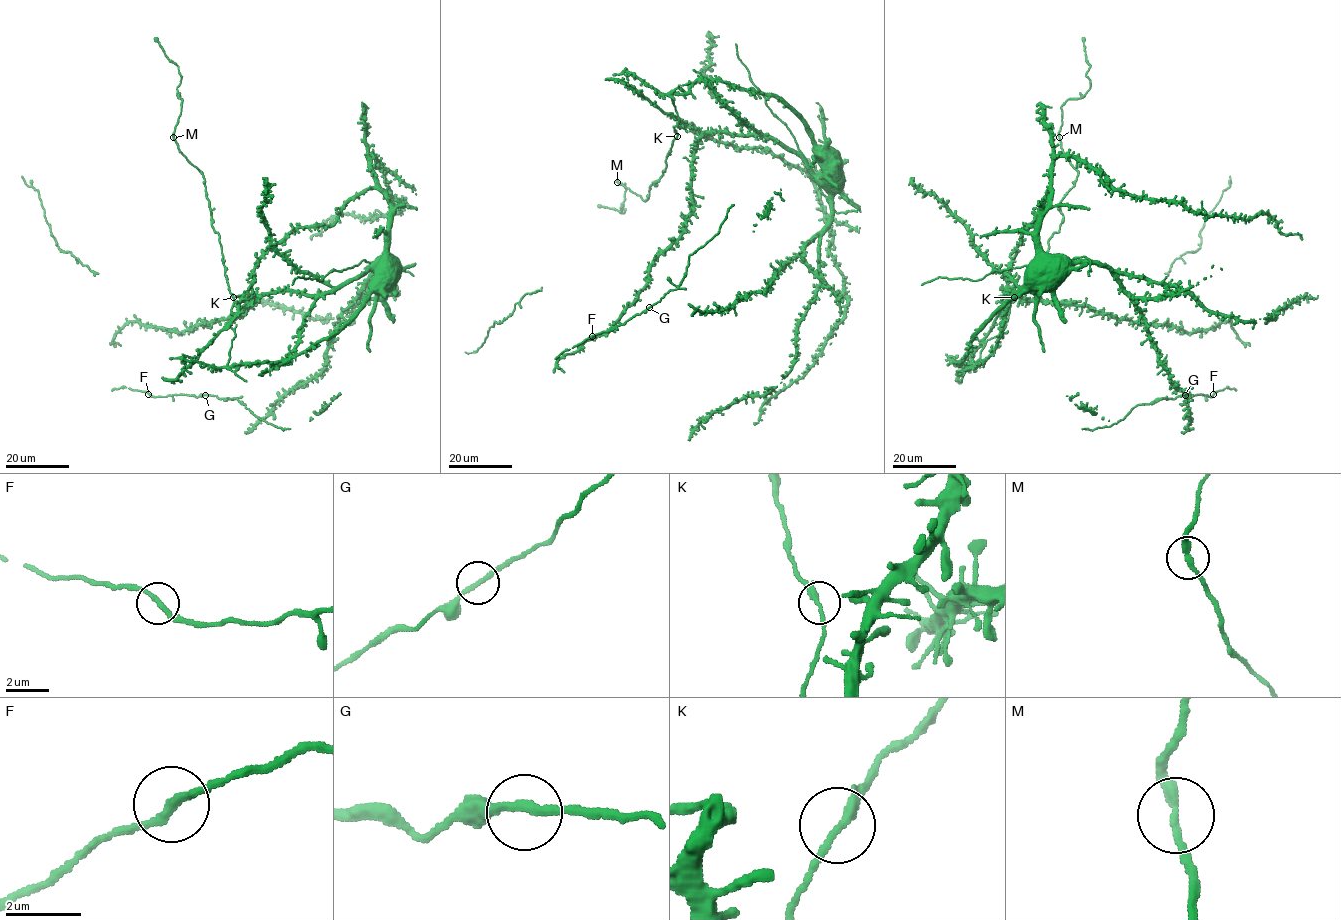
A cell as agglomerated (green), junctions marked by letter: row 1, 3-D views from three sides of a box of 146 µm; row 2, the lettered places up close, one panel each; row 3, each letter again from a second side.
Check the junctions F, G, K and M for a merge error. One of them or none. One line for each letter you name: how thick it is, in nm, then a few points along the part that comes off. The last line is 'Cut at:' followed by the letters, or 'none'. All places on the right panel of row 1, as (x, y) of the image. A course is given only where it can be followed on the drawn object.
Cut at: none

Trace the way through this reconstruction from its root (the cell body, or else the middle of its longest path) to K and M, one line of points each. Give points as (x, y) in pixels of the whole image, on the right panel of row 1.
K: (1034, 271), (1023, 289), (974, 334), (968, 350), (956, 362), (974, 365), (985, 342), (1003, 330), (1014, 297)
M: (1034, 271), (956, 362), (972, 366), (1003, 330), (1012, 298), (1059, 229), (1060, 201), (1077, 176), (1059, 137)

